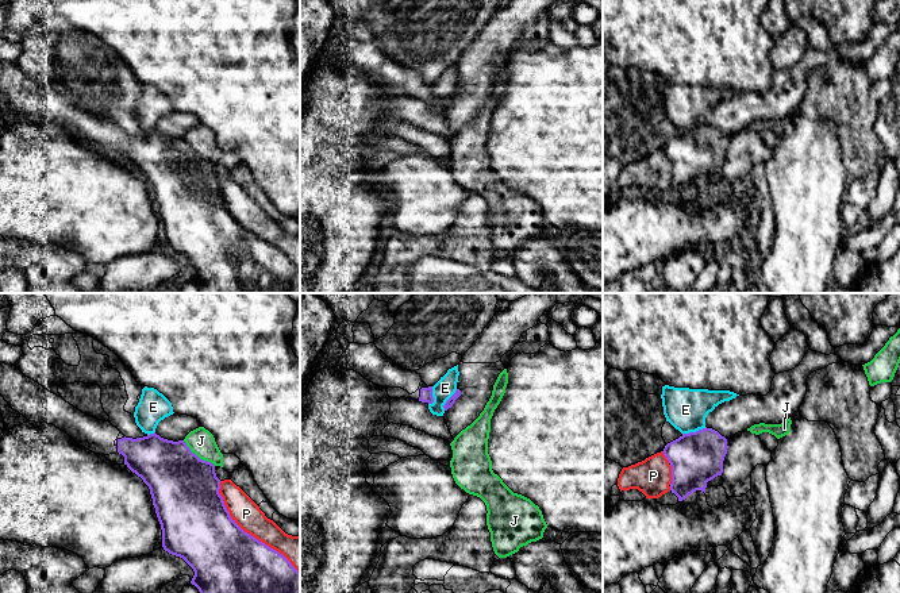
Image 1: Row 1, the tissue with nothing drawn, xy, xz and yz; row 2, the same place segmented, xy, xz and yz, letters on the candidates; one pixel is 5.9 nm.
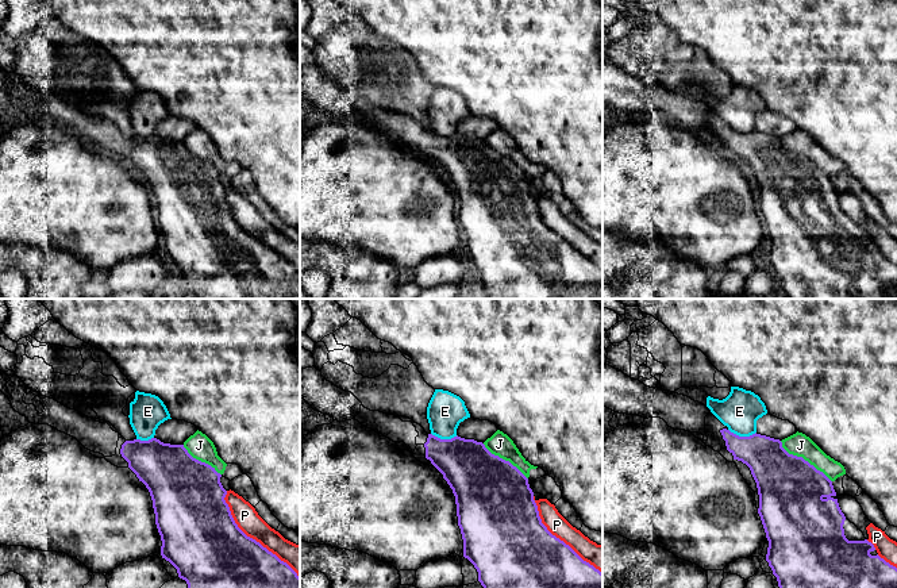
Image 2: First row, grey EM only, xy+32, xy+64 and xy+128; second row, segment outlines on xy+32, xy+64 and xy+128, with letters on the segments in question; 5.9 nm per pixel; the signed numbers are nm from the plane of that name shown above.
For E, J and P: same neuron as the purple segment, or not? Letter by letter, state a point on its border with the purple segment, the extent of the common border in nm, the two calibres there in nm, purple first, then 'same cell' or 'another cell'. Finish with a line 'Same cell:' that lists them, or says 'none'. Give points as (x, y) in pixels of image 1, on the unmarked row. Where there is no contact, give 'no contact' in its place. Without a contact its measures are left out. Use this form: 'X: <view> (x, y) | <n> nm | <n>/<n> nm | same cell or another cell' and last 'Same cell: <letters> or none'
E: yz (693, 130) | 150 nm | 300/240 nm | another cell
J: xy (197, 154) | 240 nm | 400/160 nm | another cell
P: xy (246, 230) | 750 nm | 480/160 nm | another cell
Same cell: none

